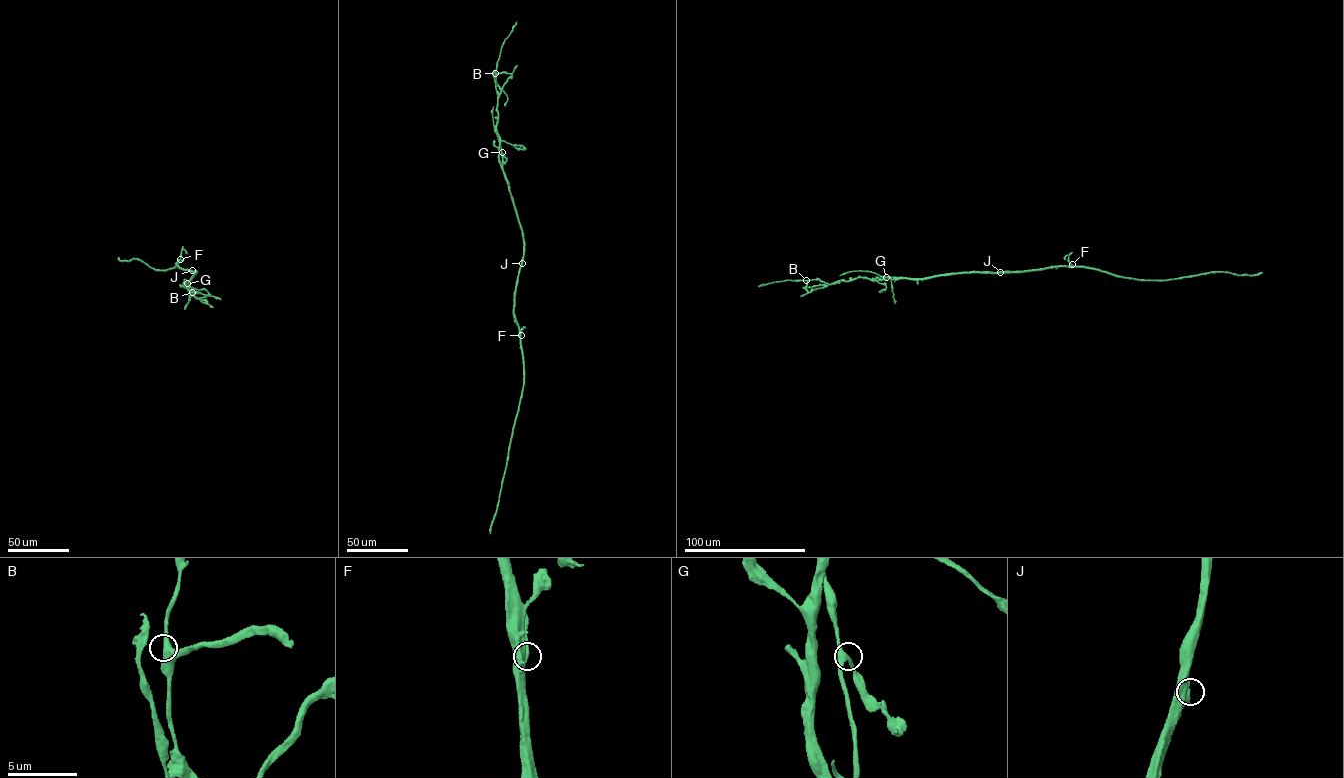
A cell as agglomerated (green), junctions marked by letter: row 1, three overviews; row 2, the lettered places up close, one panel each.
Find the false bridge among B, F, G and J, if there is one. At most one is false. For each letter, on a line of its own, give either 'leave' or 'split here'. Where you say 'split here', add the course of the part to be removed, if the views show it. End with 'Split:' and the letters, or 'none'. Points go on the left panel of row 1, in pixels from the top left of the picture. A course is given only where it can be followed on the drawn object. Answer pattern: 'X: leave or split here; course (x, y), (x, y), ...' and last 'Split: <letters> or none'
B: leave
F: leave
G: leave
J: leave
Split: none

